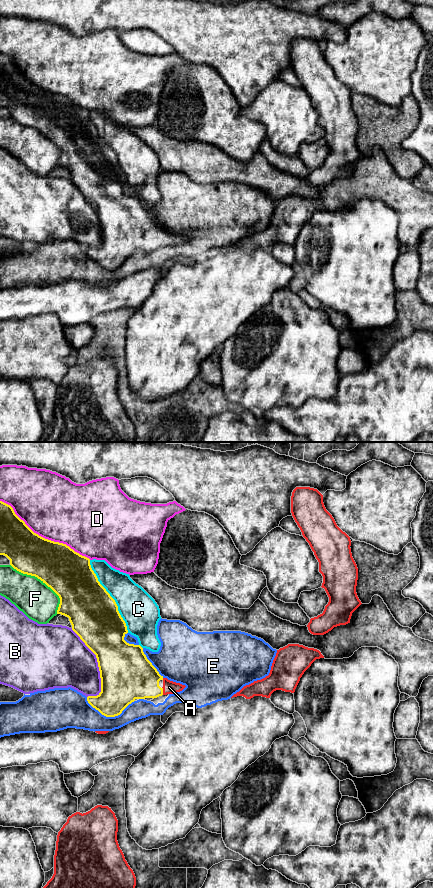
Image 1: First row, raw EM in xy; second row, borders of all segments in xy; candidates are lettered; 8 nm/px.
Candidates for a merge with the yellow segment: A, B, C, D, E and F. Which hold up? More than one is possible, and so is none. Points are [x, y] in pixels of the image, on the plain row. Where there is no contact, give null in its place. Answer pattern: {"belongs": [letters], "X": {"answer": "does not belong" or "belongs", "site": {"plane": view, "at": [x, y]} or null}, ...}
{"belongs": ["A"], "A": {"answer": "belongs", "site": {"plane": "xy", "at": [162, 243]}}, "B": {"answer": "does not belong", "site": {"plane": "xy", "at": [97, 213]}}, "C": {"answer": "does not belong", "site": {"plane": "xy", "at": [110, 148]}}, "D": {"answer": "does not belong", "site": {"plane": "xy", "at": [44, 90]}}, "E": {"answer": "does not belong", "site": {"plane": "xy", "at": [109, 268]}}, "F": {"answer": "does not belong", "site": {"plane": "xy", "at": [43, 133]}}}

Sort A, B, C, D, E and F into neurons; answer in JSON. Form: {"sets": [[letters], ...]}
{"sets": [["A"], ["B"], ["C"], ["D"], ["E"], ["F"]]}

